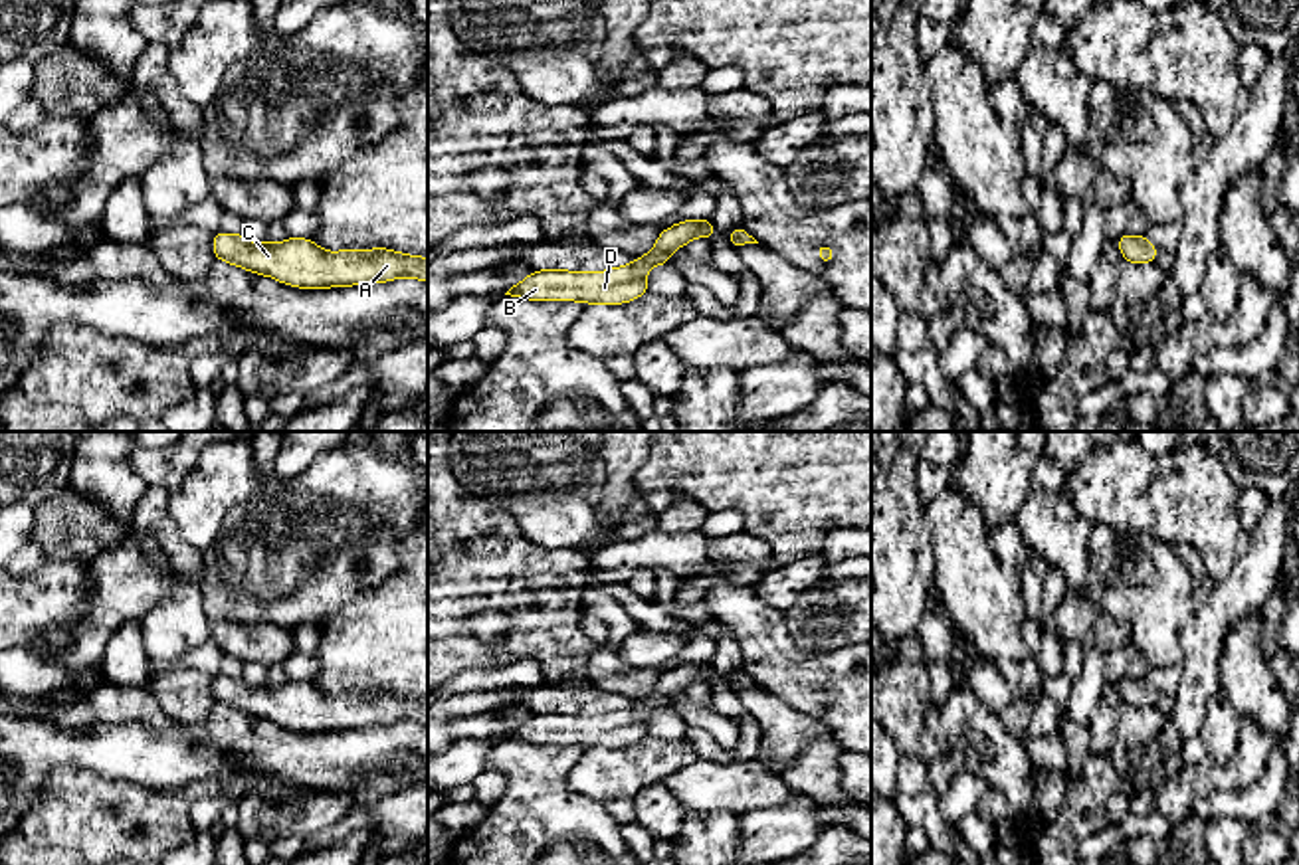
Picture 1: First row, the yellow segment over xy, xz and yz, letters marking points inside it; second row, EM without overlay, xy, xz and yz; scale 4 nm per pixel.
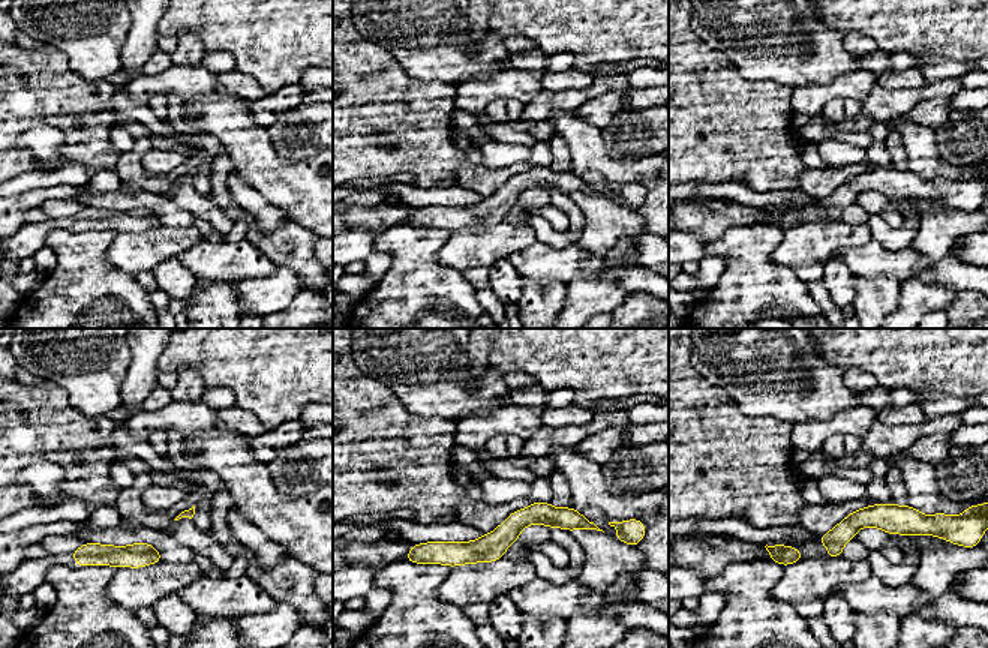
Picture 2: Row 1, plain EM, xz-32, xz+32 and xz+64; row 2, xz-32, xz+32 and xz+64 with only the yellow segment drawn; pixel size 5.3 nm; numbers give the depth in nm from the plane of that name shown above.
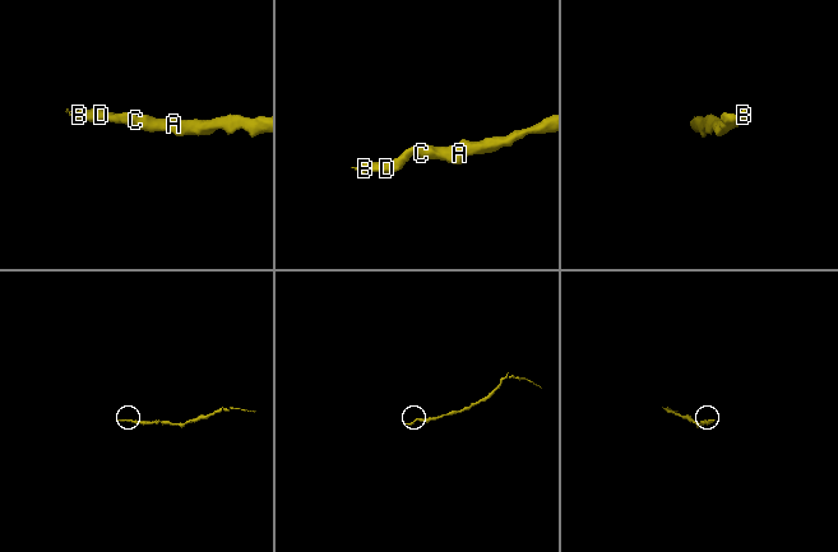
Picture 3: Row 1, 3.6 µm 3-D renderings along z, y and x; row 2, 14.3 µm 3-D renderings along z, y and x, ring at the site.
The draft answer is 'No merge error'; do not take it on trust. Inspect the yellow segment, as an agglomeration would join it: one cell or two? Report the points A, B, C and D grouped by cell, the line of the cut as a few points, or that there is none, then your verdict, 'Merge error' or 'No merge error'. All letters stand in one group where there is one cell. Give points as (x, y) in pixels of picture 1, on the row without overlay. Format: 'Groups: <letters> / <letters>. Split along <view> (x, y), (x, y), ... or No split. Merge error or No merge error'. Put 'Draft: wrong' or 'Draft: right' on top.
Draft: right
Groups: A B C D. No split. No merge error

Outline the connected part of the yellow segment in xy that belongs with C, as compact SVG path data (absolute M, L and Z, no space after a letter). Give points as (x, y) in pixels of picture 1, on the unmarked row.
M214 677L218 705L301 732L370 728L416 721L428 726L428 701L386 691L325 695L313 683L287 681L283 687L250 687L244 677Z

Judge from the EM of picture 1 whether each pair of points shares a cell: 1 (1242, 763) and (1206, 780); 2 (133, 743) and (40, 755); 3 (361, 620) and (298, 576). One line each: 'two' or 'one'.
1: one
2: one
3: two

